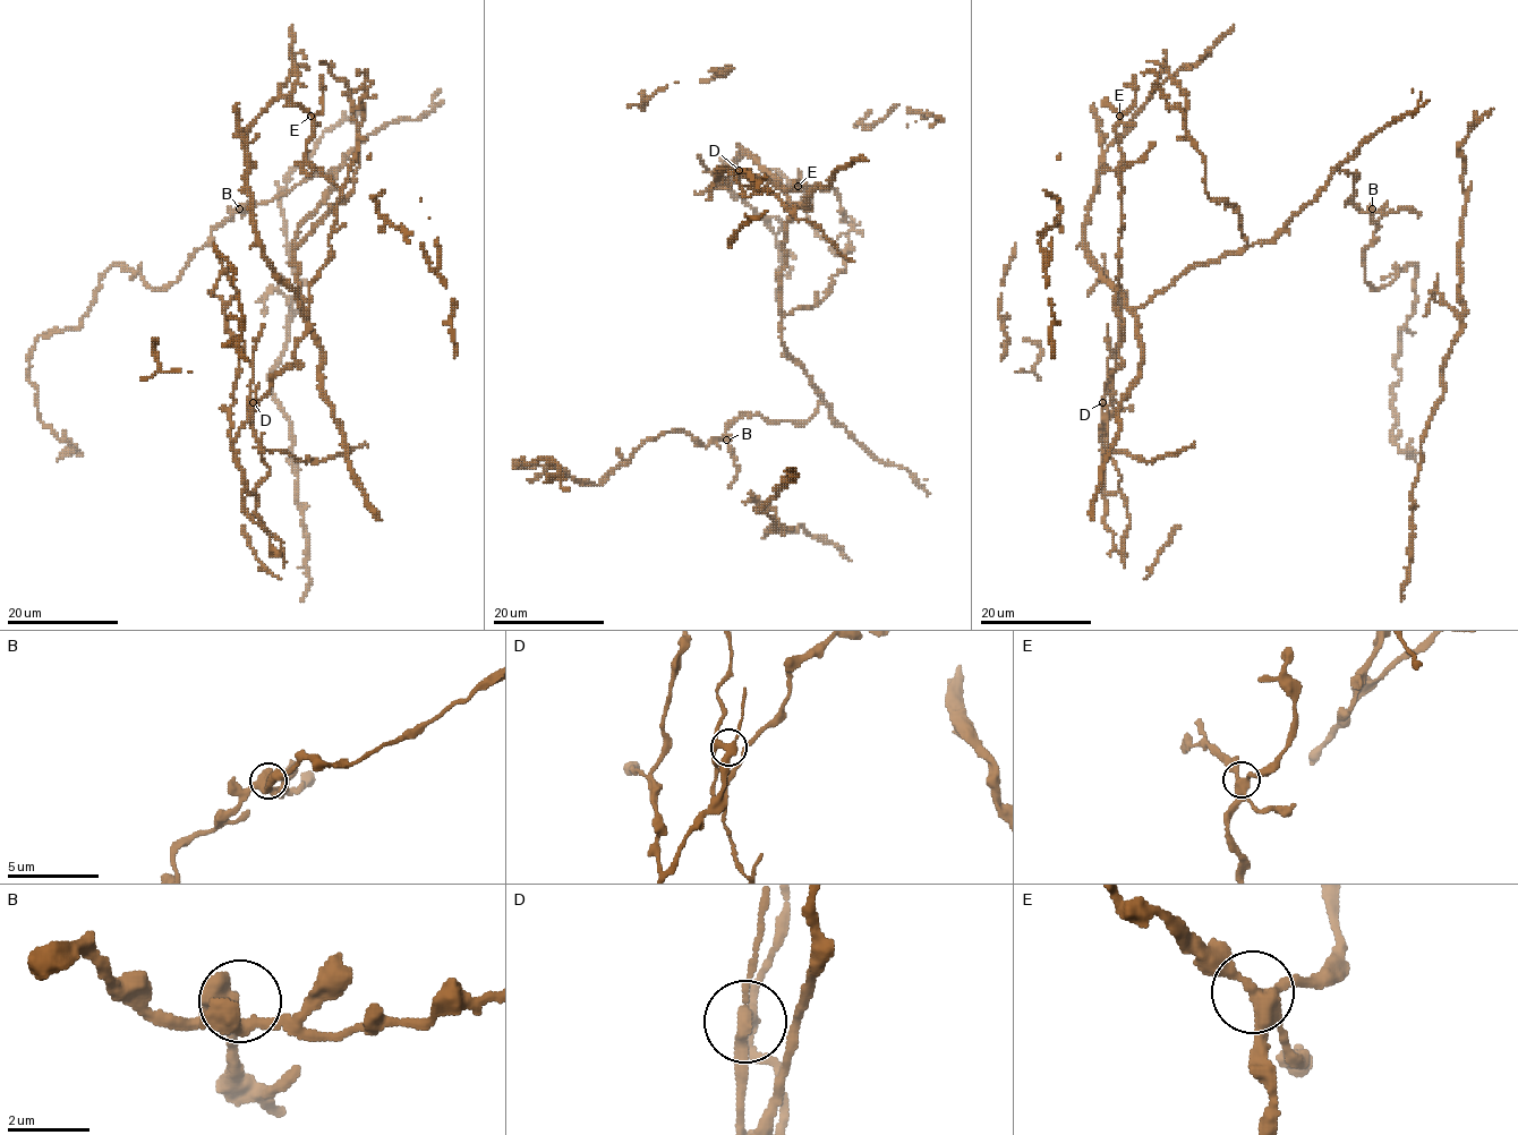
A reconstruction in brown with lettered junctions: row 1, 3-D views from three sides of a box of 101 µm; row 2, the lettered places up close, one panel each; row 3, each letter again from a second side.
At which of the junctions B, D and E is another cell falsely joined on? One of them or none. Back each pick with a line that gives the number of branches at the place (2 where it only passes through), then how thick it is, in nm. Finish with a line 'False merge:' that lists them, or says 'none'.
D: branches 4; calibre 320 nm
False merge: D

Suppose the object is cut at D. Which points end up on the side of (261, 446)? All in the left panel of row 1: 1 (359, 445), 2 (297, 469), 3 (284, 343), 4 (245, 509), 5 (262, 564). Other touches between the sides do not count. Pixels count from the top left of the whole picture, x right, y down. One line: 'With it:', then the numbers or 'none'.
With it: 1, 5

